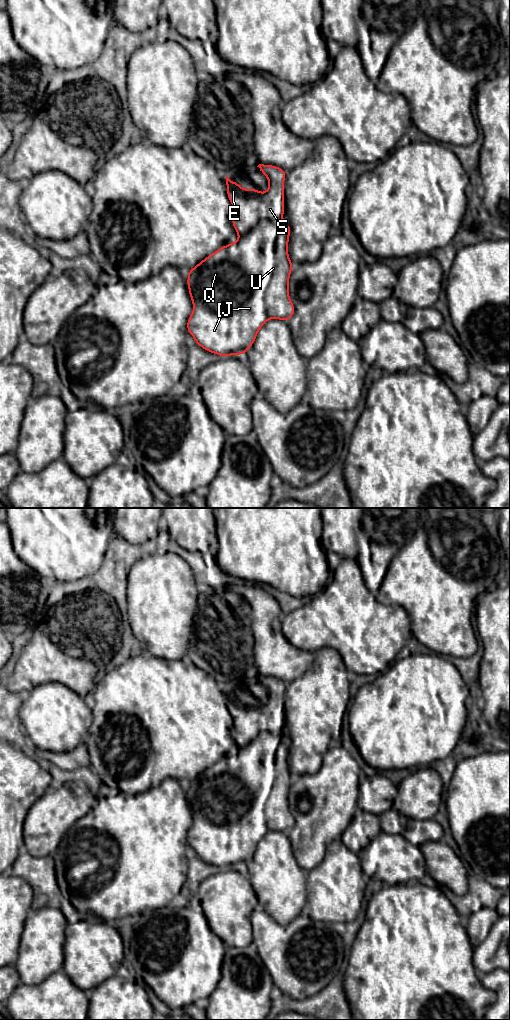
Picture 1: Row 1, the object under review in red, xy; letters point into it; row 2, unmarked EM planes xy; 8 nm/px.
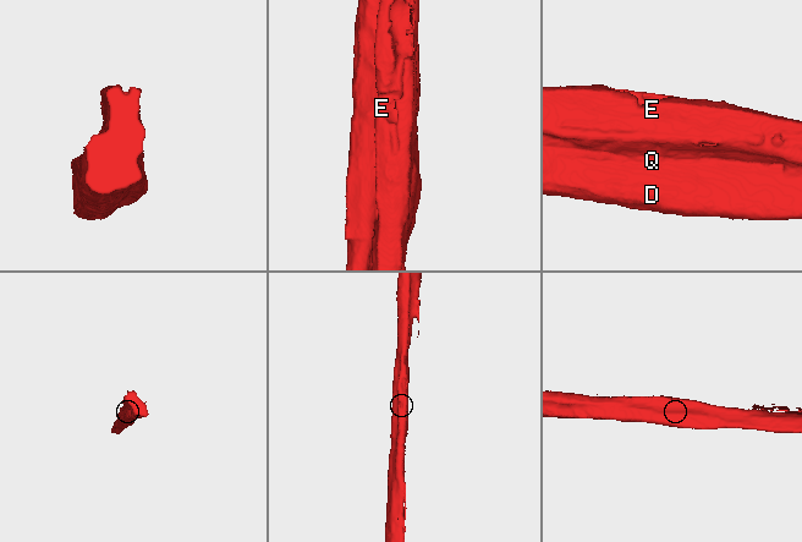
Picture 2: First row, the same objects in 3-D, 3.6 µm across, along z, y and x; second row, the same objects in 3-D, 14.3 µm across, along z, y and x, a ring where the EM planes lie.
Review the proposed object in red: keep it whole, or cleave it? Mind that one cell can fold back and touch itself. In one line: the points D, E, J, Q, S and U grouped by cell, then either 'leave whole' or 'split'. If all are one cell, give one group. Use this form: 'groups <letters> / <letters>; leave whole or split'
groups D J Q U / E S; split

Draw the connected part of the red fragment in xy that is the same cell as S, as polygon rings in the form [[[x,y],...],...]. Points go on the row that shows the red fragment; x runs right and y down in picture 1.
[[[226,177],[227,196],[234,207],[232,224],[239,238],[243,235],[248,237],[245,255],[249,262],[258,261],[259,249],[253,246],[253,241],[259,235],[257,224],[266,219],[277,223],[284,215],[284,195],[274,197],[270,187],[264,193],[259,190],[243,189],[237,182]]]

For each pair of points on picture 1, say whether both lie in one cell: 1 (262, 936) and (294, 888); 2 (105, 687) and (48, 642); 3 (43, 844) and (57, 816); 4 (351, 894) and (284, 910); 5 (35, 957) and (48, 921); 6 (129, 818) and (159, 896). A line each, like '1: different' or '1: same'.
1: different
2: different
3: same
4: different
5: same
6: same

